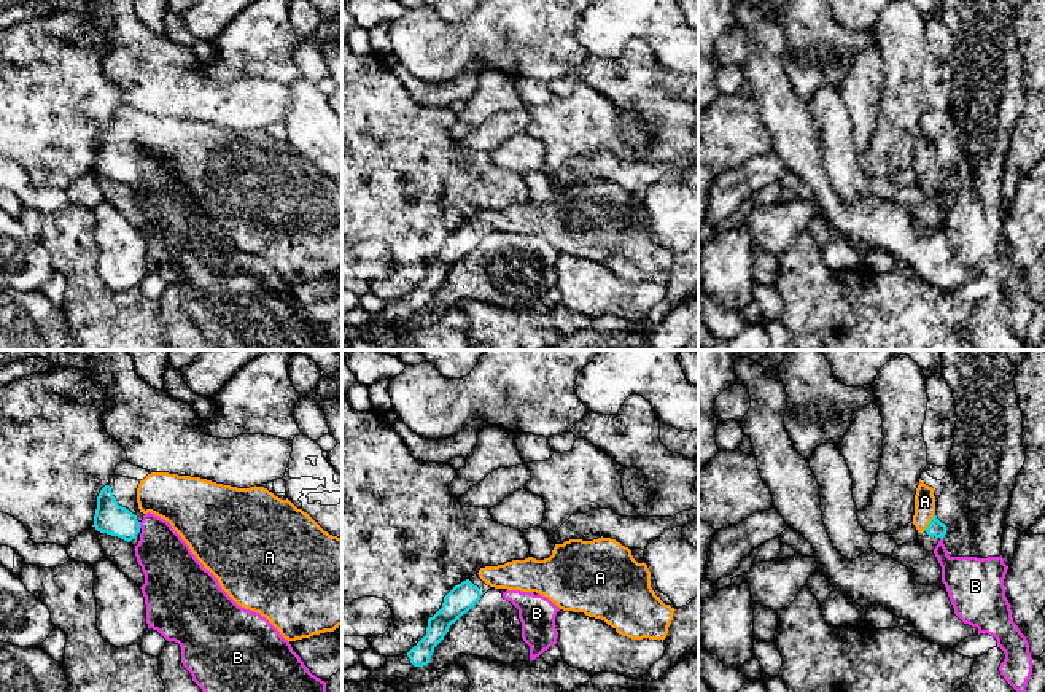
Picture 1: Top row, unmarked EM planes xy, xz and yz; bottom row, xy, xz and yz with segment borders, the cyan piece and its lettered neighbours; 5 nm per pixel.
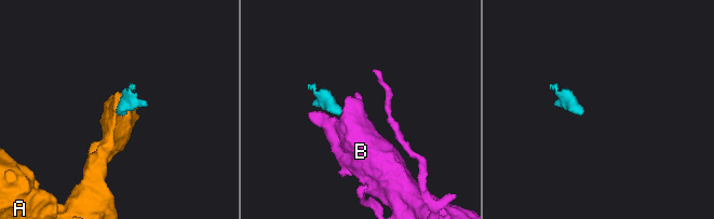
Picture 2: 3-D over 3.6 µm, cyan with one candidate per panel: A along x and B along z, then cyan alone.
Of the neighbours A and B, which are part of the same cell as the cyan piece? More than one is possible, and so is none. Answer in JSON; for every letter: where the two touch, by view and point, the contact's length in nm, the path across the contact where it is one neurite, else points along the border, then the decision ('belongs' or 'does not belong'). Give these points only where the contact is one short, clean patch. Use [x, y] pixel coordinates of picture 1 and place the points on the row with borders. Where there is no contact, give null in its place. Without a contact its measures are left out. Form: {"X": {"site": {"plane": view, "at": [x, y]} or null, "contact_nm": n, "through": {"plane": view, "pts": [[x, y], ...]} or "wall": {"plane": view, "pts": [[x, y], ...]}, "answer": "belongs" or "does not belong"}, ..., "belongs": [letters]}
{"A": {"site": {"plane": "yz", "at": [931, 522]}, "contact_nm": 110, "through": {"plane": "yz", "pts": [[936, 528], [931, 522], [924, 516], [924, 501]]}, "answer": "belongs"}, "B": {"site": {"plane": "xy", "at": [139, 525]}, "contact_nm": 30, "wall": {"plane": "xy", "pts": [[139, 522], [140, 527]]}, "answer": "does not belong"}, "belongs": ["A"]}

